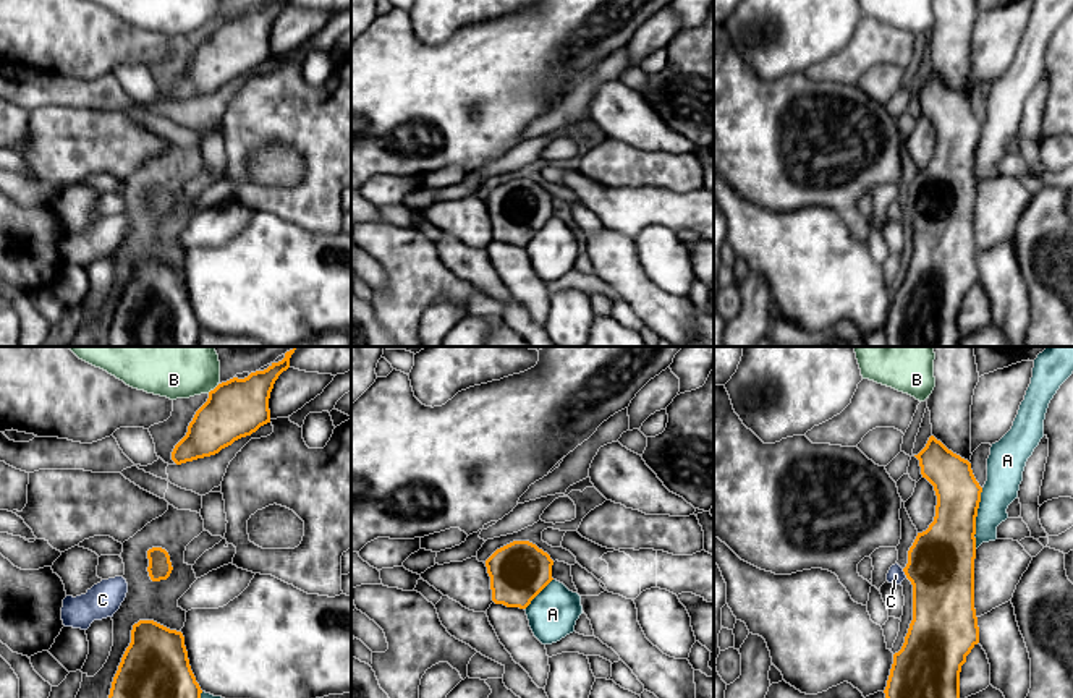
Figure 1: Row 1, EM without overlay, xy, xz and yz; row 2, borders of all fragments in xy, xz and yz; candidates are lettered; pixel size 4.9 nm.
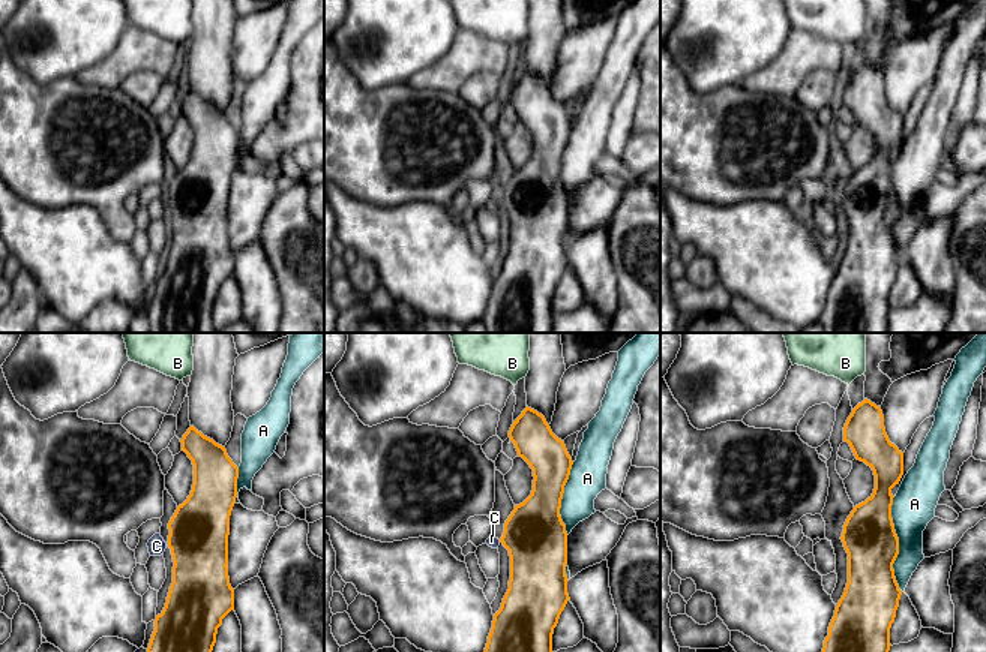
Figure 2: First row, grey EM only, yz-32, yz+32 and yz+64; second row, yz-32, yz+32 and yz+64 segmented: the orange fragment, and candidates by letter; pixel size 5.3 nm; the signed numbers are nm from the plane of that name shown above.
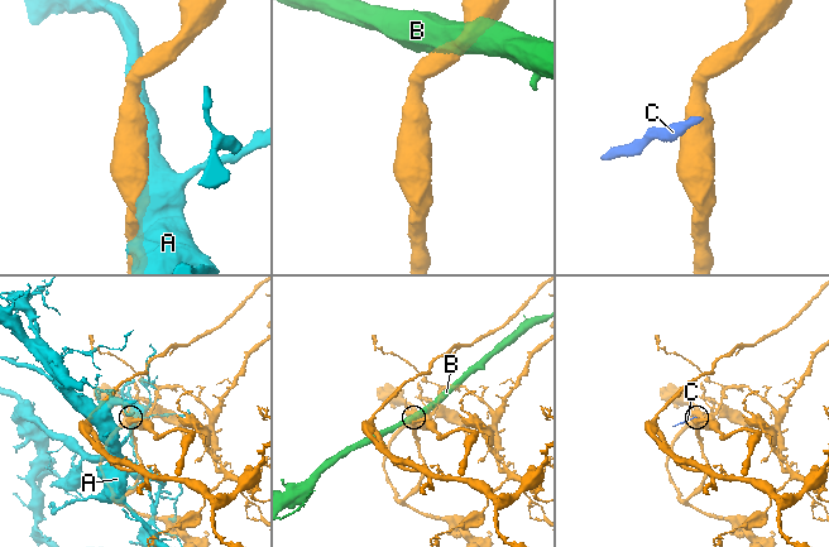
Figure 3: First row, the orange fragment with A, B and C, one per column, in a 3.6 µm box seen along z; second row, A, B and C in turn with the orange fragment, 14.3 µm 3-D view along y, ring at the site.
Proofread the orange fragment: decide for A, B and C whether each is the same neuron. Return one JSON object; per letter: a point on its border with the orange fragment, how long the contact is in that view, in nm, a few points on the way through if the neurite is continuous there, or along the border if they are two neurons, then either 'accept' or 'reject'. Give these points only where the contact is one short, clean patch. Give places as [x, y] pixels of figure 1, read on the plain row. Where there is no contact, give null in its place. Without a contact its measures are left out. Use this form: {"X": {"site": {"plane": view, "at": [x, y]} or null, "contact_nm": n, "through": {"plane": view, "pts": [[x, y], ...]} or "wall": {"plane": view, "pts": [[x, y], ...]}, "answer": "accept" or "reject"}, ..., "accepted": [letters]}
{"A": {"site": {"plane": "yz", "at": [975, 156]}, "contact_nm": 300, "answer": "reject"}, "B": {"site": {"plane": "xy", "at": [214, 26]}, "contact_nm": 80, "wall": {"plane": "xy", "pts": [[219, 21], [207, 29]]}, "answer": "reject"}, "C": {"site": {"plane": "yz", "at": [905, 211]}, "contact_nm": 50, "wall": {"plane": "yz", "pts": [[902, 206], [907, 214]]}, "answer": "reject"}, "accepted": []}

